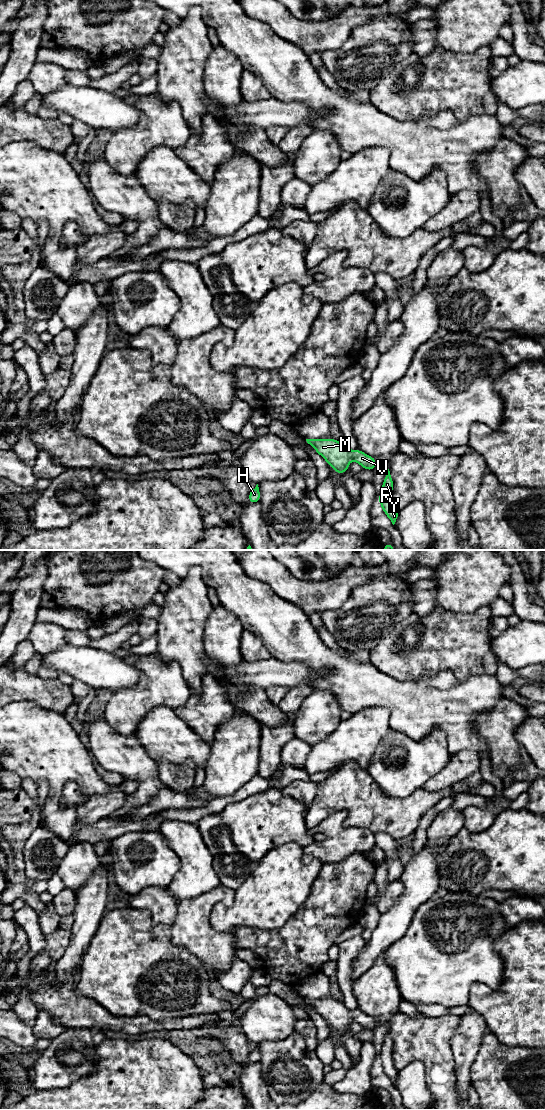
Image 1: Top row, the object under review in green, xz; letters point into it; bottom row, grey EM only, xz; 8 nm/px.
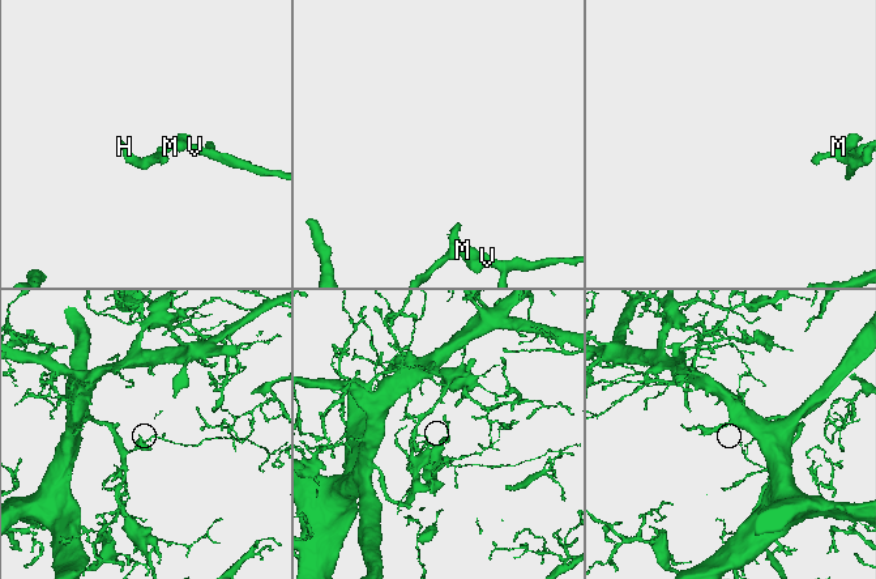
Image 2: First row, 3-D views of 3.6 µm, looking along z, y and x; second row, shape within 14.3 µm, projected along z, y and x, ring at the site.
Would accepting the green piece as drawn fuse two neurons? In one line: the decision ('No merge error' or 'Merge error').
No merge error

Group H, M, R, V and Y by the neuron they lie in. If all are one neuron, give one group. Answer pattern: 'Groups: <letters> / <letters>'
Groups: H M R V Y

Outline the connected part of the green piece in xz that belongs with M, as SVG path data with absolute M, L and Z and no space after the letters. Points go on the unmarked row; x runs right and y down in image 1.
M306 999L306 1001L331 1025L334 1031L340 1034L348 1030L351 1020L358 1022L363 1029L374 1030L376 1027L375 1018L359 1009L352 1011L344 1003L335 999Z

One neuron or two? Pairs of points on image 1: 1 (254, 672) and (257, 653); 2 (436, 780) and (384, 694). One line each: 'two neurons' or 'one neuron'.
1: two neurons
2: two neurons

